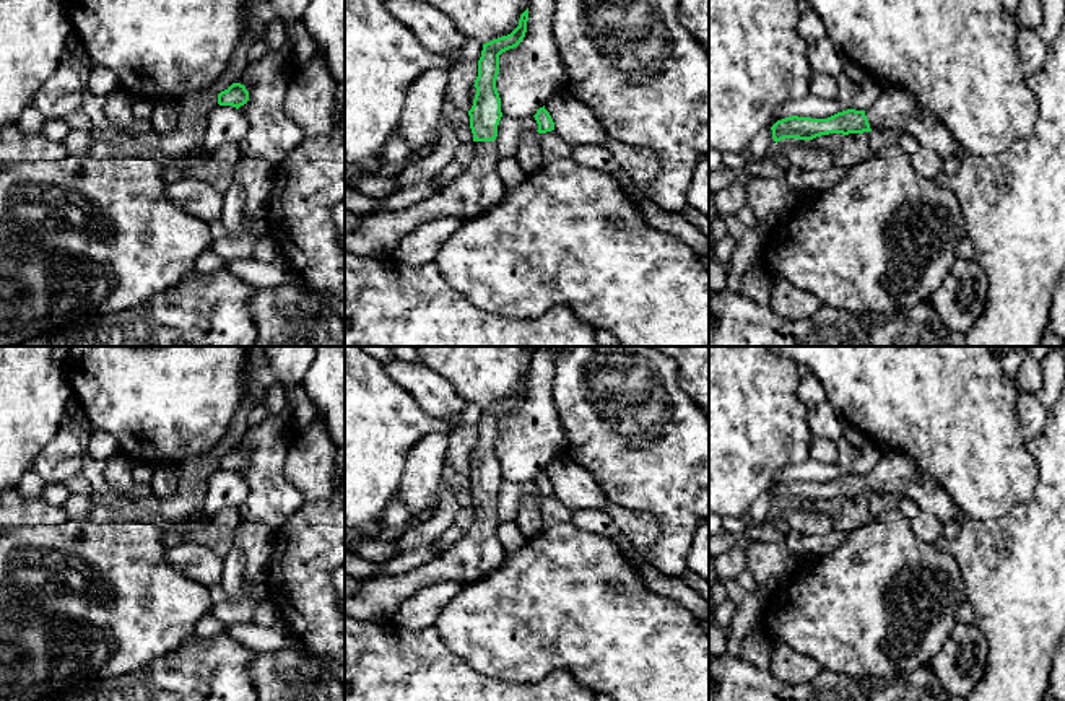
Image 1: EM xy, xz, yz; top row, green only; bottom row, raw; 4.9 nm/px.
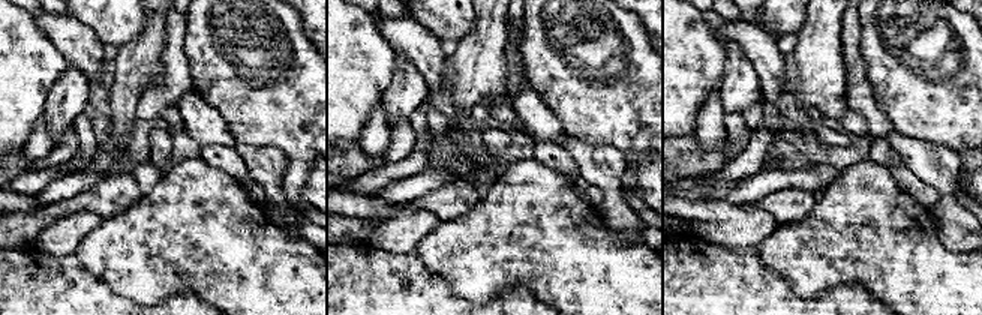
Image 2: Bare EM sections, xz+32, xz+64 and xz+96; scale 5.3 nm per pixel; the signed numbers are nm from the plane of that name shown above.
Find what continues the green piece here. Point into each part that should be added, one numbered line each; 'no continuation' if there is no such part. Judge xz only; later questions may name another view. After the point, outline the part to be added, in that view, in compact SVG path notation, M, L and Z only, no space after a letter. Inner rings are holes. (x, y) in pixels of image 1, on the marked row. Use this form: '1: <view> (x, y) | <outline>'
1: xz (477, 189) | M473 142L470 164L441 194L405 210L382 211L366 216L361 224L345 233L345 250L369 259L390 257L397 242L415 228L441 216L473 220L506 197L498 176L498 143Z

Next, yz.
1: yz (895, 111) | M893 86L881 88L876 102L865 111L873 133L911 133L924 148L933 150L940 158L966 156L946 125L917 98Z

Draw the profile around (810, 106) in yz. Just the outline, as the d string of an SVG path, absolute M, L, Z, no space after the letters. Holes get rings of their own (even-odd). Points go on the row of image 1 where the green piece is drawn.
M868 76L862 83L862 91L850 101L841 99L821 99L813 94L808 94L802 99L779 104L771 115L769 124L748 143L743 153L758 158L774 150L776 142L772 138L771 127L785 117L798 115L798 117L811 117L811 119L828 119L837 112L855 109L867 111L870 109L878 96L881 88Z

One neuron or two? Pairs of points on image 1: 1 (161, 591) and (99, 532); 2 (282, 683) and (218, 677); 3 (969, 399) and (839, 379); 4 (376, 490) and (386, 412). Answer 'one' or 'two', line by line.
1: one
2: two
3: one
4: one

